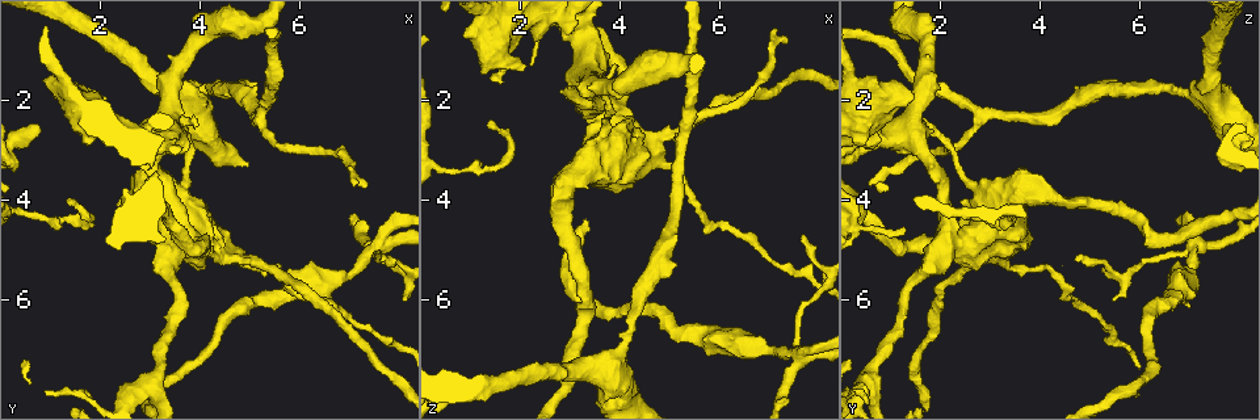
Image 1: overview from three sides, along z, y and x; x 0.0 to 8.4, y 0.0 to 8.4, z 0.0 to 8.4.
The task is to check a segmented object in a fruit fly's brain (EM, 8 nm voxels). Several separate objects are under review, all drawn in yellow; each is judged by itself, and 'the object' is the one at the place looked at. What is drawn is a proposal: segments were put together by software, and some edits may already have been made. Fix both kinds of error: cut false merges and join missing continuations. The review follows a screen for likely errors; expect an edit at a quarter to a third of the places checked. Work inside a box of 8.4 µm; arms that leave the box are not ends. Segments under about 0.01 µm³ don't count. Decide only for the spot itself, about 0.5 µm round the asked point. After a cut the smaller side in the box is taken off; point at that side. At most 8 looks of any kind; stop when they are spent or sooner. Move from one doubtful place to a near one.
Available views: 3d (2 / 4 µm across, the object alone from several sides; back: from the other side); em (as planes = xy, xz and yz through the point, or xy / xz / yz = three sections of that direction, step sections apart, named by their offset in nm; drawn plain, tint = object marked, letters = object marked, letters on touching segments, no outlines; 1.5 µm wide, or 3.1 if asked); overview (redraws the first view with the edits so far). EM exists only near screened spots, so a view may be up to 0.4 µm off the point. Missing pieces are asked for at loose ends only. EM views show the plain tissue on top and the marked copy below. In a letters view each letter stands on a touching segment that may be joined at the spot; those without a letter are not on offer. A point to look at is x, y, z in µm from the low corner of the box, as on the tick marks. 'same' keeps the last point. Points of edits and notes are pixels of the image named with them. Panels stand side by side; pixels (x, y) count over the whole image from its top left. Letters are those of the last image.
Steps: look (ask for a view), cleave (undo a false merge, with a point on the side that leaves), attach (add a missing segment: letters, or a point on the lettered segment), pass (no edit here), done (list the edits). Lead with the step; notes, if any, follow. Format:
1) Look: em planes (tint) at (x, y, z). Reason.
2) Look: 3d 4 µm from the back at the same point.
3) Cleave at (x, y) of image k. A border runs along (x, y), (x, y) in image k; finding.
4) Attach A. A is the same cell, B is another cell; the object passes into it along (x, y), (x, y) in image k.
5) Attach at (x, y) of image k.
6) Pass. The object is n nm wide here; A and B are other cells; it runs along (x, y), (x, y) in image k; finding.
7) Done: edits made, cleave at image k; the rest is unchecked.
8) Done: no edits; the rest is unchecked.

Look: em planes (letters) at (2.10, 1.95, 1.30). Free end.

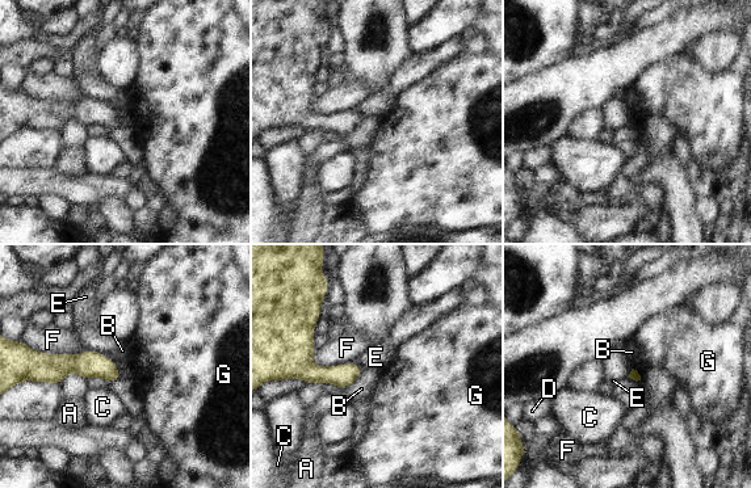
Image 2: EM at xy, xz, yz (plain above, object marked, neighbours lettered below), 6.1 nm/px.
Pass. A, B, C, D, E, F and G are other cells; a border runs along (89, 349), (105, 354), (124, 377) in image 2; none of them fits.

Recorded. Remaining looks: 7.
Look: em planes (letters) at (7.65, 5.25, 4.75). Thin end.

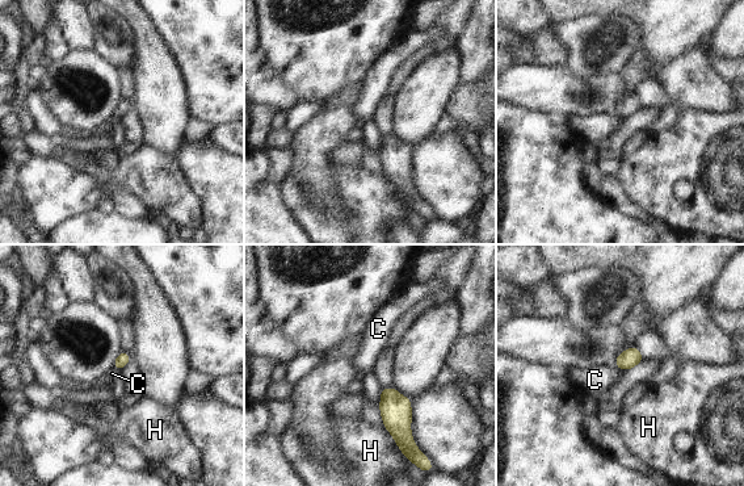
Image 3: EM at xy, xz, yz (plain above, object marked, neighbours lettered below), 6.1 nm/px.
Pass. C and H are other cells; a border runs along (613, 365), (621, 371) in image 3; none of them fits.

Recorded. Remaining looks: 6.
Look: em planes (letters) at (7.50, 4.95, 7.10). Two arms at a narrow angle.

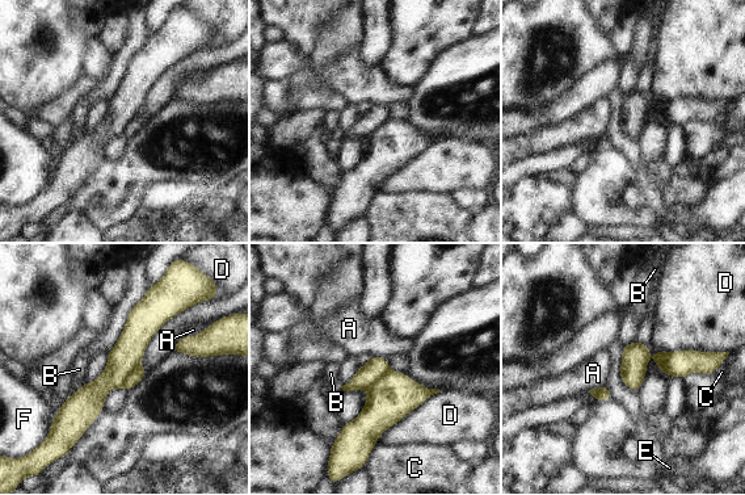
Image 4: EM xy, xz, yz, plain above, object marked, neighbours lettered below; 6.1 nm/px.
Cleave at (394, 395) of image 4. The longest contact is with D, 440 nm; A, B, C, D, E and F are other cells; a border runs along (390, 370), (367, 387) in image 4; a second cell is stuck on.

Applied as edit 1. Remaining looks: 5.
Done: edits made, cleave at image 4; the rest is unchecked.

